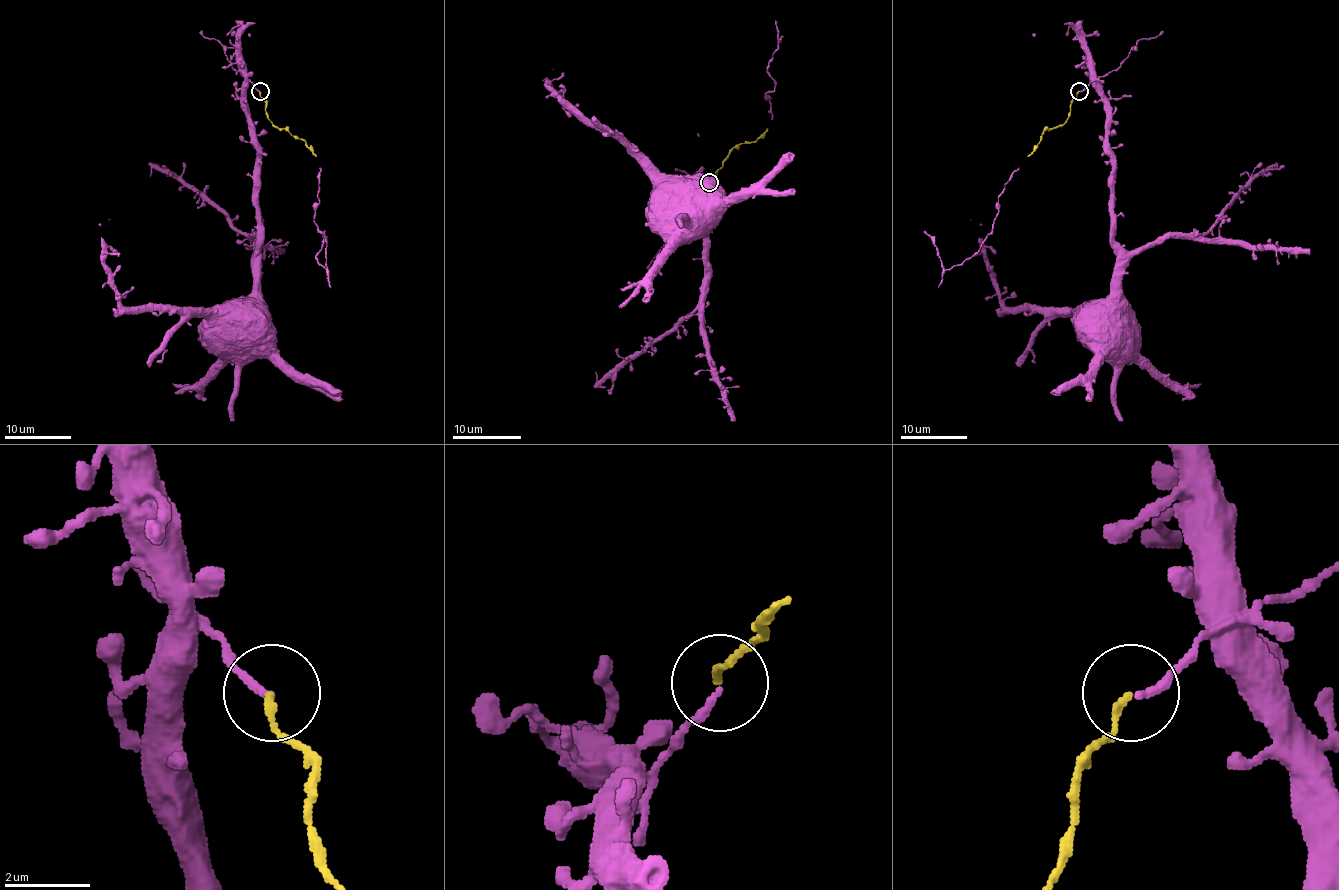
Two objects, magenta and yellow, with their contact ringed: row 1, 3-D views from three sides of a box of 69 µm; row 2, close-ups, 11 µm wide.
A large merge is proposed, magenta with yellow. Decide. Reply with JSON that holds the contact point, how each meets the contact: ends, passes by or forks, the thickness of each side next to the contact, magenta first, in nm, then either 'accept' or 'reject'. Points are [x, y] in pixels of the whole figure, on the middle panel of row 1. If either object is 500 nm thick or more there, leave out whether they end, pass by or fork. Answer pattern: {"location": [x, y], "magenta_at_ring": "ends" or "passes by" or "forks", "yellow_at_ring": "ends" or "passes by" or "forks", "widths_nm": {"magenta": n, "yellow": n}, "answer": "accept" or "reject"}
{"location": [709, 182], "magenta_at_ring": "ends", "yellow_at_ring": "ends", "widths_nm": {"magenta": 180, "yellow": 160}, "answer": "accept"}

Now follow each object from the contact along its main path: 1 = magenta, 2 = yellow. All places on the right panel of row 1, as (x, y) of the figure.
1: (1080, 90), (1092, 82), (1097, 90), (1107, 115), (1107, 142), (1112, 151), (1115, 297), (1098, 325)
2: (1078, 90), (1072, 100), (1069, 118), (1045, 130), (1027, 156)

